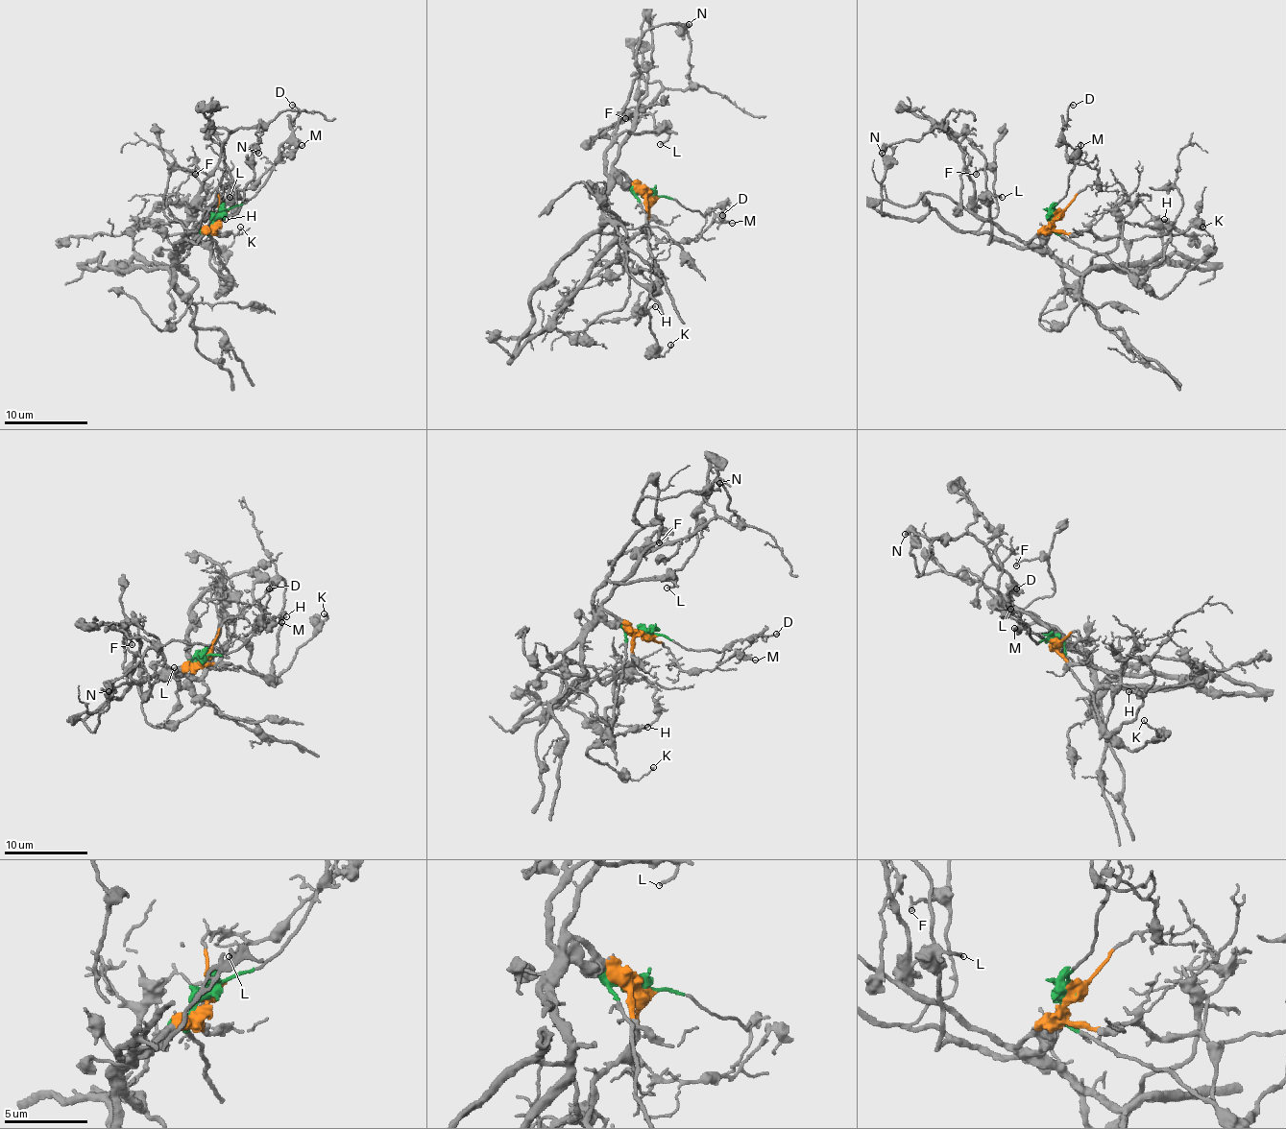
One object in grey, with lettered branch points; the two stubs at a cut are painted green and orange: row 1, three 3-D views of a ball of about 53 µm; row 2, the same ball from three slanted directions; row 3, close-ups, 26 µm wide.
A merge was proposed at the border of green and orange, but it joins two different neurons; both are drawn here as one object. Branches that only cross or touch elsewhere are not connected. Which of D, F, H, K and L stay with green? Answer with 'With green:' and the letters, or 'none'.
With green: D, F, H, L

